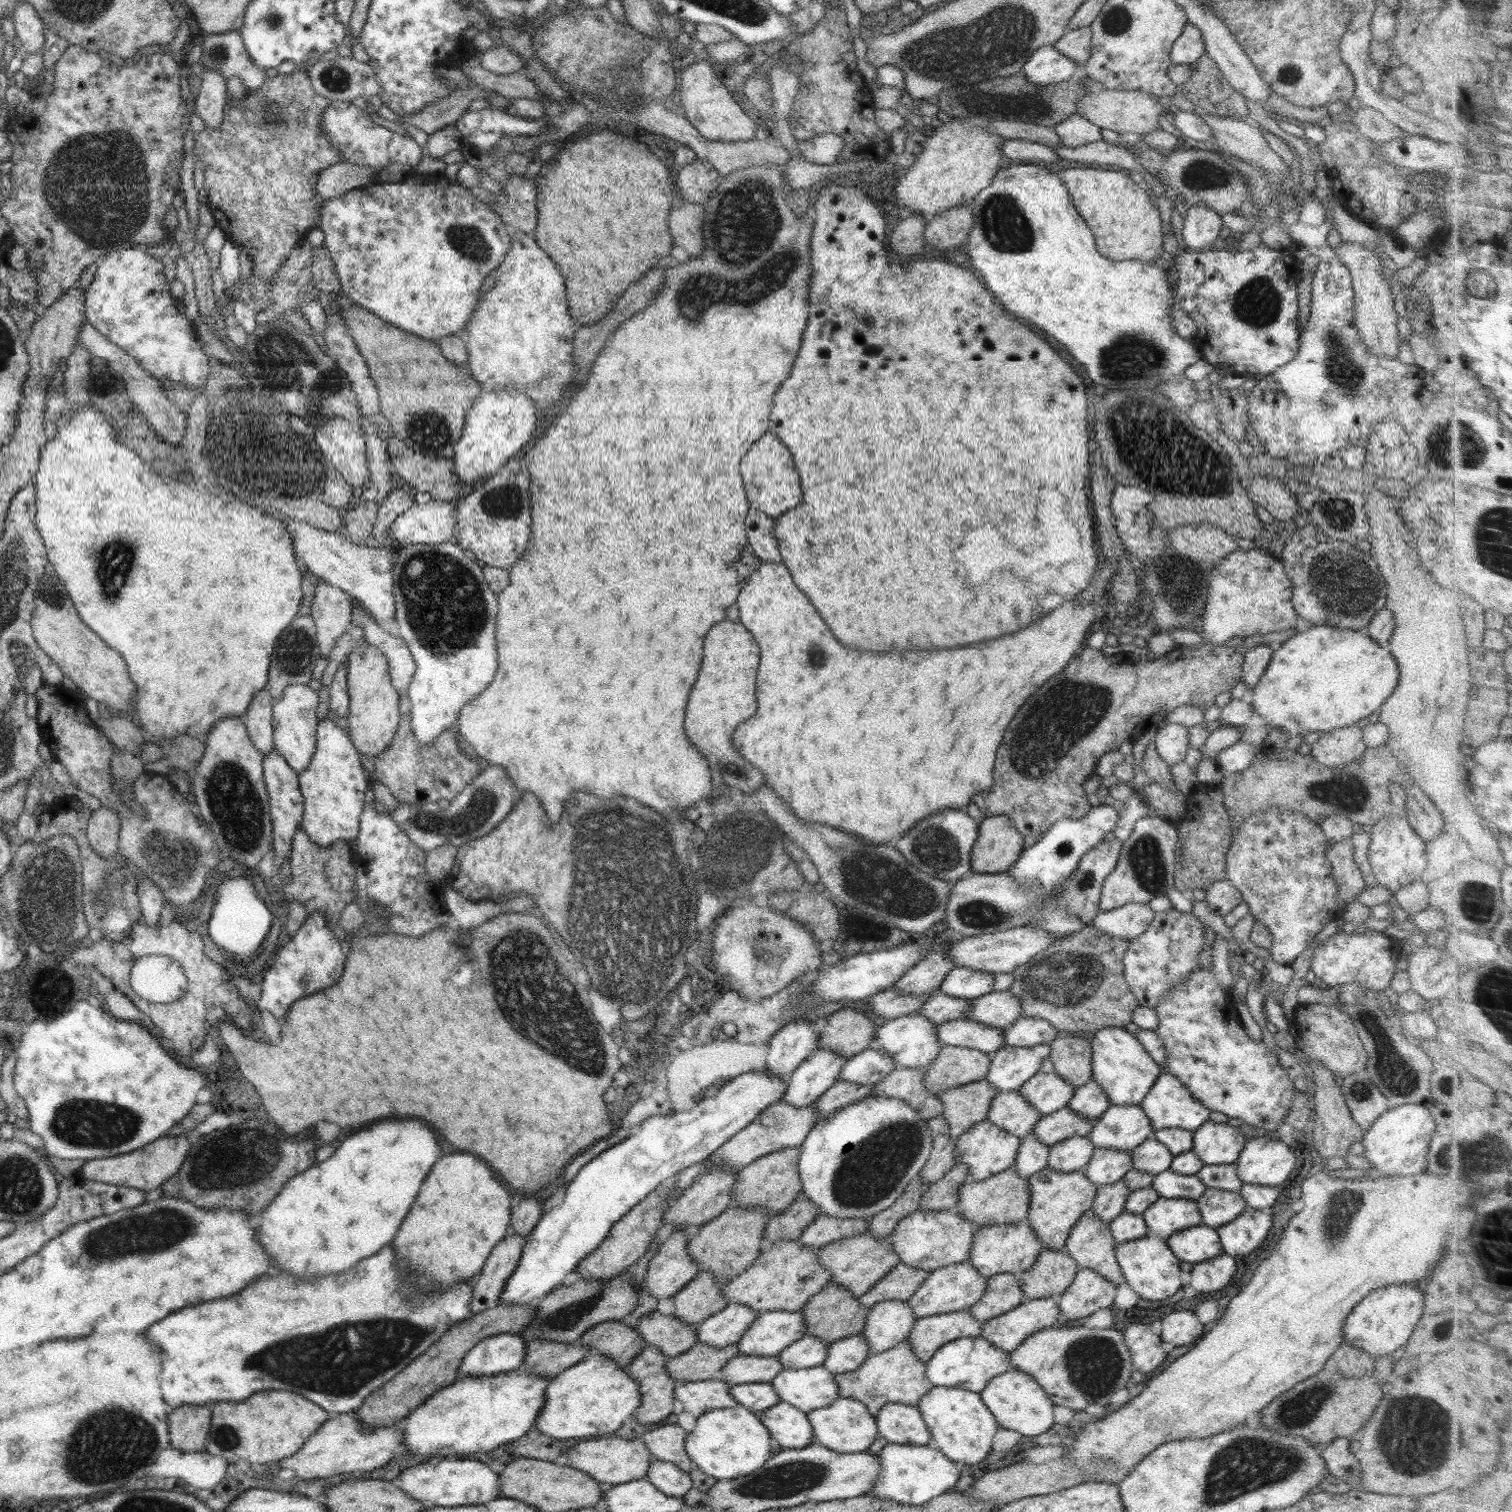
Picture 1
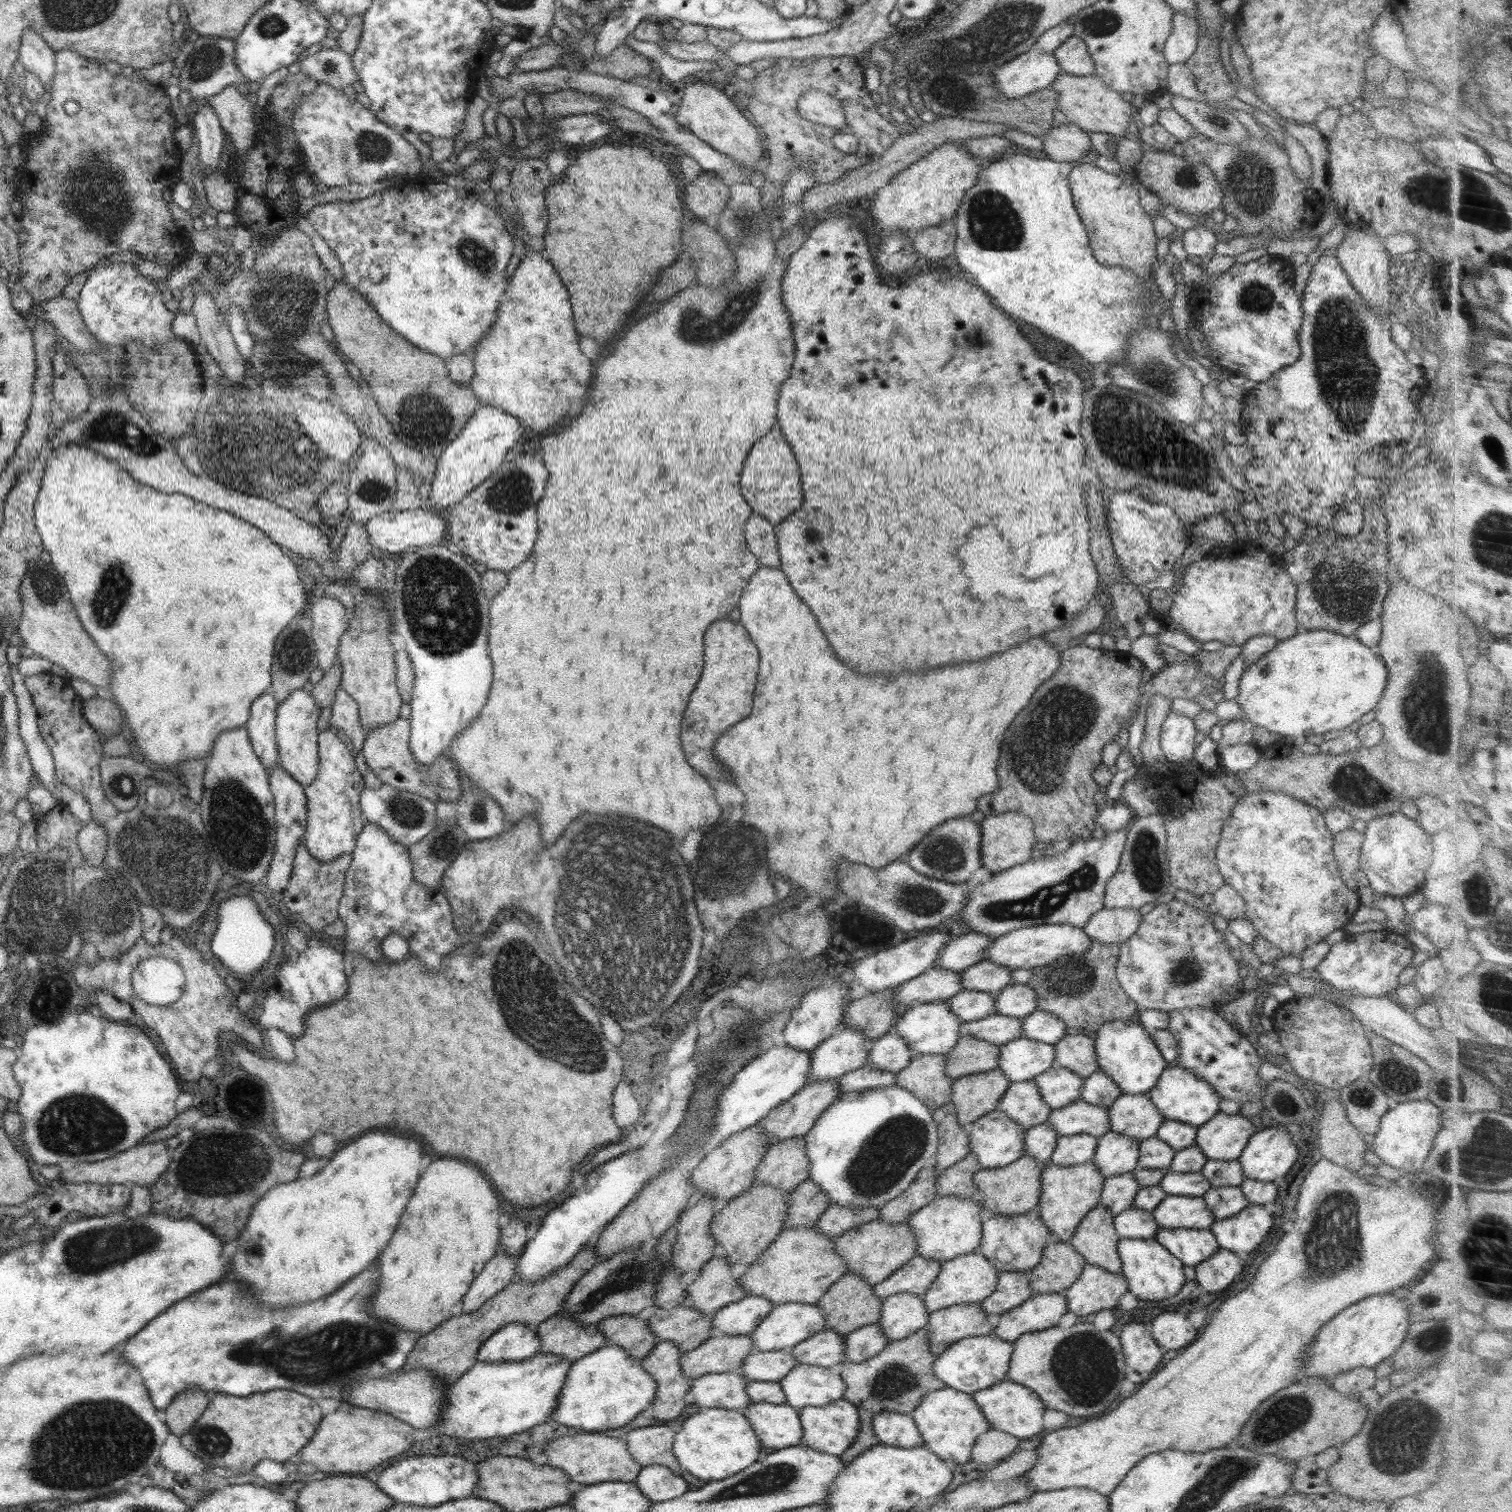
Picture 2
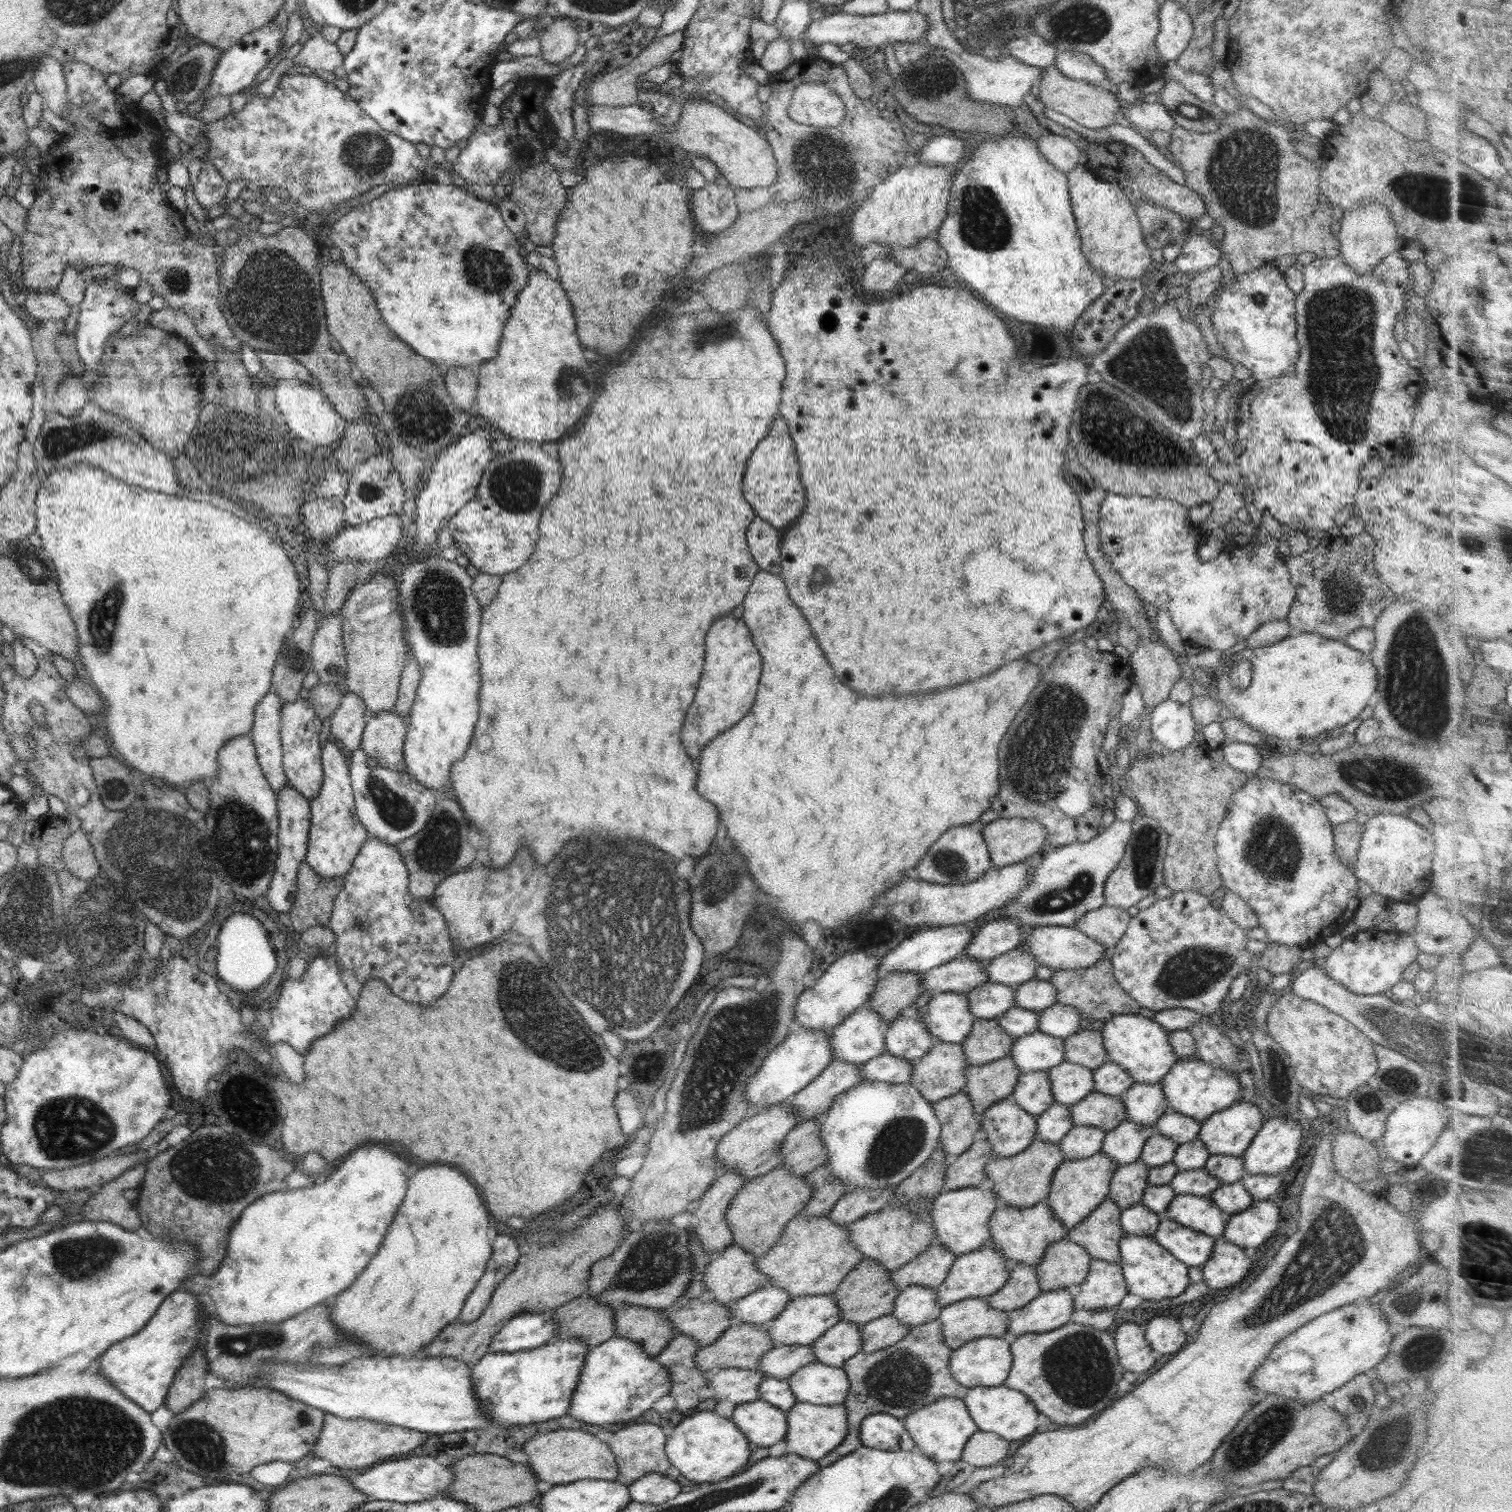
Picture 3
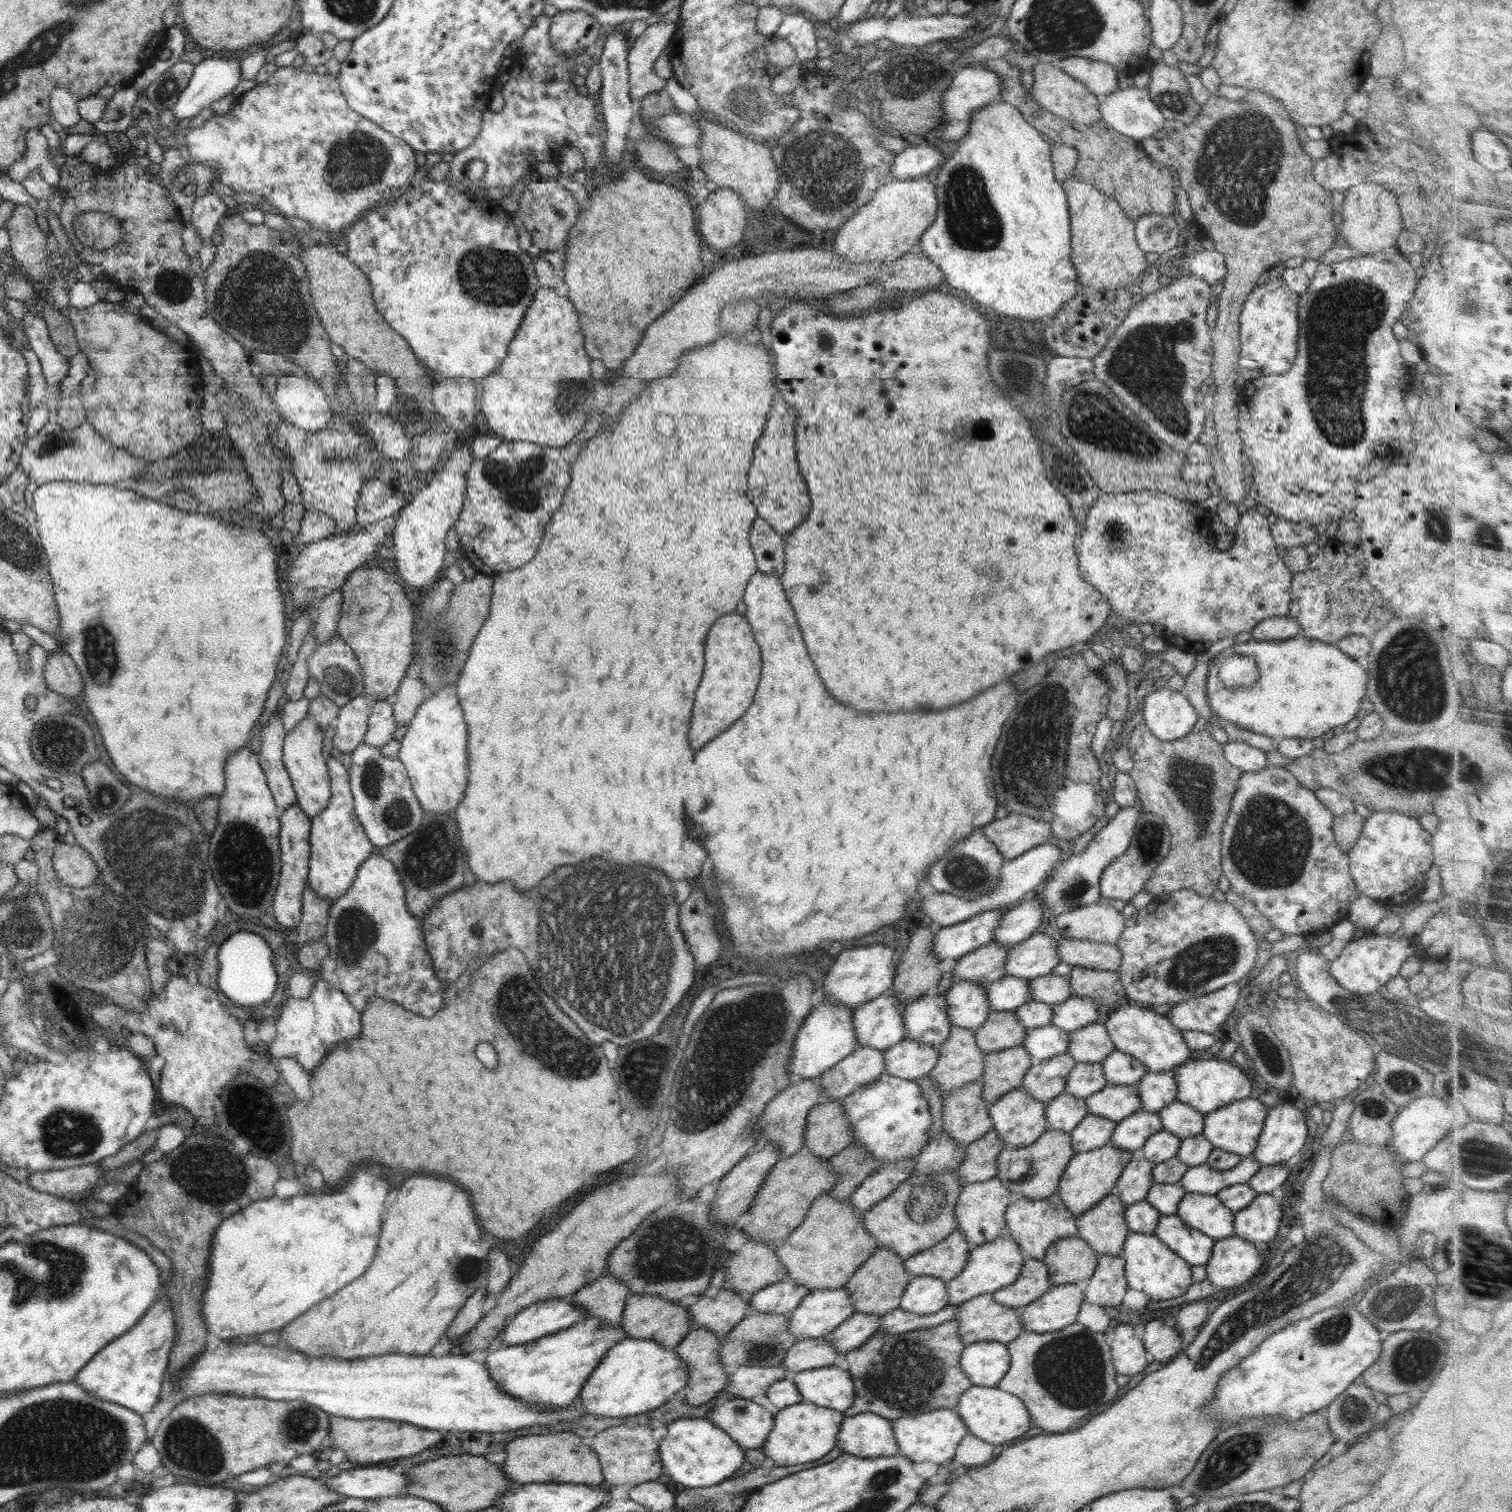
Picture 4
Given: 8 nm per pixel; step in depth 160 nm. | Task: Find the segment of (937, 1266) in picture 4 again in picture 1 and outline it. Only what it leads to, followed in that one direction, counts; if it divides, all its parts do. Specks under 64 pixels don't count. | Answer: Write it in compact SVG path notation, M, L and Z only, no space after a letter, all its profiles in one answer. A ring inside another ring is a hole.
M900 1262L857 1299L863 1307L868 1309L883 1300L910 1300L928 1275L927 1270Z

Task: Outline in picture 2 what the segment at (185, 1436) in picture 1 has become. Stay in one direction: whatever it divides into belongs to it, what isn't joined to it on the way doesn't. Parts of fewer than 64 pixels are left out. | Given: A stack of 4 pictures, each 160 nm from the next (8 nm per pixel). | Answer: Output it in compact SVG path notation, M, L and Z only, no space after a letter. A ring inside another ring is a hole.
M188 1388L175 1394L172 1403L162 1410L162 1420L168 1426L169 1433L174 1436L184 1436L190 1428L200 1420L204 1410L208 1407L210 1396L206 1396L199 1388Z

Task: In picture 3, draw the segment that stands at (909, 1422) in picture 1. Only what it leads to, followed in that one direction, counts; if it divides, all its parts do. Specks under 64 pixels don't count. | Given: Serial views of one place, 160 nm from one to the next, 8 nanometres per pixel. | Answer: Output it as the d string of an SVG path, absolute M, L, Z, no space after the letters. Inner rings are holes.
M888 1414L866 1416L860 1426L860 1439L868 1448L892 1452L916 1450L902 1419Z

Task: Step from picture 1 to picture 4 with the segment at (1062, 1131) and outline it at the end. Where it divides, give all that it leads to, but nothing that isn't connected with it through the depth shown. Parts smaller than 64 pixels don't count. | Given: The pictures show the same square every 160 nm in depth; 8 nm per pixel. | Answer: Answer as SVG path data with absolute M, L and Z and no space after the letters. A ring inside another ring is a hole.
M1107 1084L1085 1099L1090 1114L1102 1116L1114 1124L1141 1109L1137 1086Z

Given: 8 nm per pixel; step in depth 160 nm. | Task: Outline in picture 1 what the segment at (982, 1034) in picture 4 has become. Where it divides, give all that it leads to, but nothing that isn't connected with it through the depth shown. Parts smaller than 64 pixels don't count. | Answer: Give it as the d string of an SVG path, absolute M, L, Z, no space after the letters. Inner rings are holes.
M946 1045L924 1072L924 1084L935 1094L982 1080L988 1075L990 1057L981 1050Z

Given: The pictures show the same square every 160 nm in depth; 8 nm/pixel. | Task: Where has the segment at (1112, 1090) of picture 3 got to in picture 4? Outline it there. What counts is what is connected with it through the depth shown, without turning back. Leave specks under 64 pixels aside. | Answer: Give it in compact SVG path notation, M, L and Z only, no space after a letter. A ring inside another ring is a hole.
M1114 1049L1101 1063L1108 1084L1136 1087L1139 1080L1147 1074L1144 1064L1140 1064L1136 1059Z

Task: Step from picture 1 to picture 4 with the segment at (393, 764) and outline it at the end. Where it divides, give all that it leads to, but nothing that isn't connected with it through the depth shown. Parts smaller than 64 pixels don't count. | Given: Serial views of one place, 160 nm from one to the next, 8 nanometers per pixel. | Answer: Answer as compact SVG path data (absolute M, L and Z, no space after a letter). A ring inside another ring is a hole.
M378 699L371 701L371 715L368 719L368 729L364 737L364 743L381 748L397 730L395 718L393 717L393 706L391 700Z

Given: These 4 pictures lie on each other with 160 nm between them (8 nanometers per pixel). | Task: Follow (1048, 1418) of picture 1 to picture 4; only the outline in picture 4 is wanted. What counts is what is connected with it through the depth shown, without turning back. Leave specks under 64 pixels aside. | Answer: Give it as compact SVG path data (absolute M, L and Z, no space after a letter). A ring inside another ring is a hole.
M972 1385L960 1395L954 1410L964 1421L969 1433L994 1446L1008 1444L1008 1440L1014 1440L1034 1430L1032 1417L1026 1406L1017 1396L1004 1389Z

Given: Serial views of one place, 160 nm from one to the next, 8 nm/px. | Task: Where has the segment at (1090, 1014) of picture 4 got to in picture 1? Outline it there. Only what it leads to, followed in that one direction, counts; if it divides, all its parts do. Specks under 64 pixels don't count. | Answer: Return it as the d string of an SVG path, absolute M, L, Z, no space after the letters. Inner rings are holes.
M1021 1016L1010 1026L1004 1029L1005 1044L1017 1047L1031 1047L1037 1044L1050 1044L1056 1039L1057 1030L1041 1018Z

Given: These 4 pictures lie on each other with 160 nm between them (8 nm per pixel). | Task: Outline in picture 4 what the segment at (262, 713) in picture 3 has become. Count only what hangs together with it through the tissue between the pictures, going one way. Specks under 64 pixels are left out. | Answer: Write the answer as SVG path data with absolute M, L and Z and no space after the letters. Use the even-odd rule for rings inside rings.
M277 711L274 717L270 718L270 723L260 728L262 747L258 754L273 799L282 812L297 802L297 796L282 760L286 731L283 722L276 716Z

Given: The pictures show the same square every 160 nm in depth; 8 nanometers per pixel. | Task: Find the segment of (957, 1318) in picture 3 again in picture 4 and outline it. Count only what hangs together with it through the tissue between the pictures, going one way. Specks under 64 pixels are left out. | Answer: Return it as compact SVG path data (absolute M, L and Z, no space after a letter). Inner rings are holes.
M991 1293L975 1296L957 1307L954 1319L959 1324L959 1339L965 1345L982 1341L996 1341L1007 1345L1024 1330L1018 1310L997 1303Z

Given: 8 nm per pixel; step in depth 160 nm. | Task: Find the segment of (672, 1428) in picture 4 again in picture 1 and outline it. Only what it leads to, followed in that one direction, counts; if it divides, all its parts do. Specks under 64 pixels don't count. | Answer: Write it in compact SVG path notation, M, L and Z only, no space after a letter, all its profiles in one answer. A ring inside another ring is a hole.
M742 1405L733 1408L714 1409L697 1420L698 1425L686 1436L684 1450L704 1474L718 1481L748 1476L762 1468L772 1456L770 1433L762 1424L758 1414L752 1413Z

